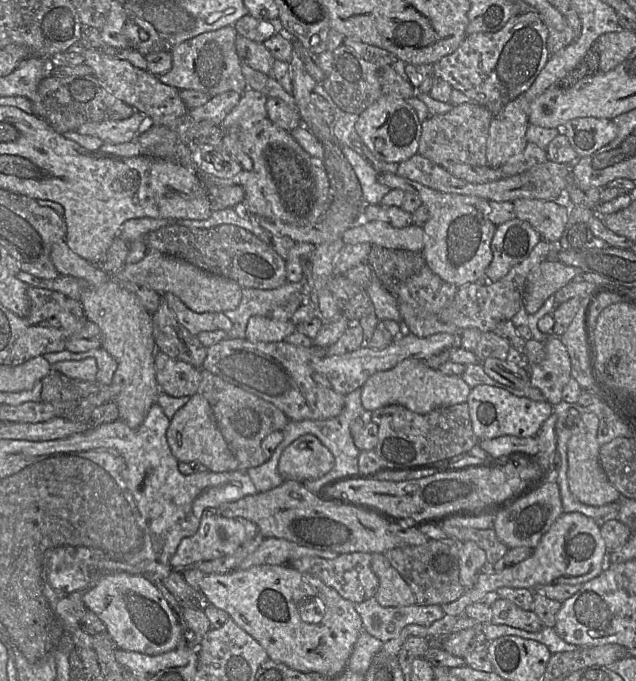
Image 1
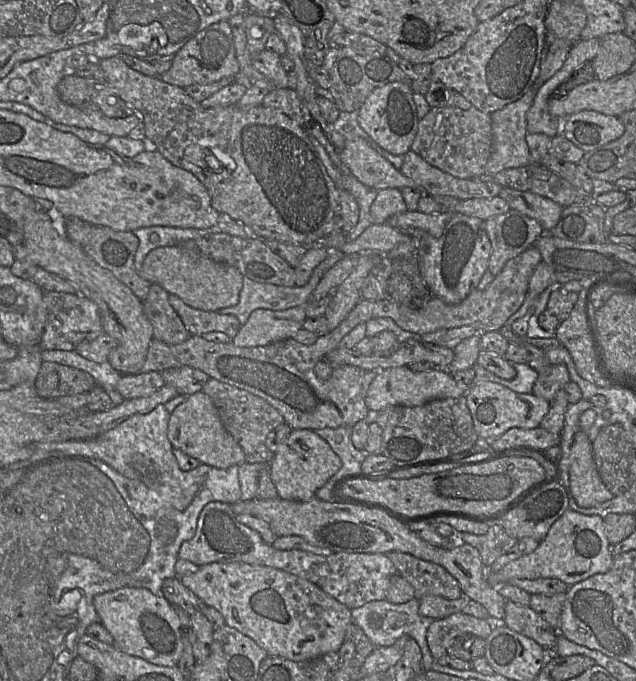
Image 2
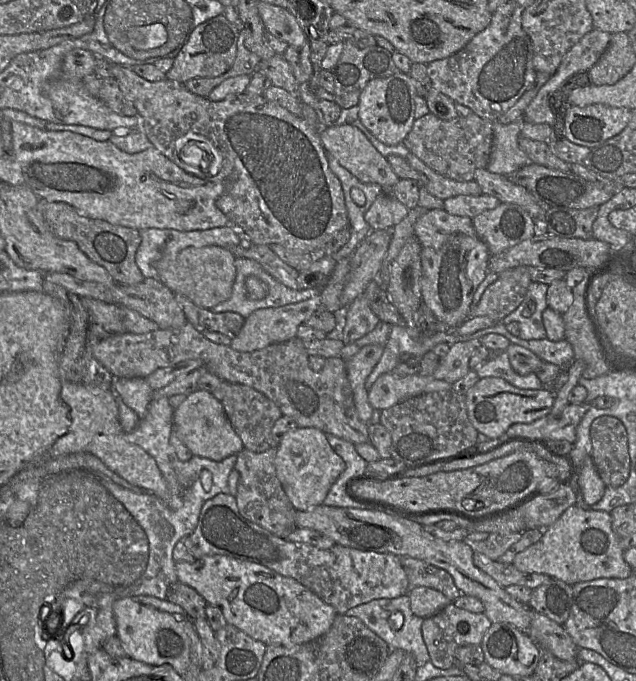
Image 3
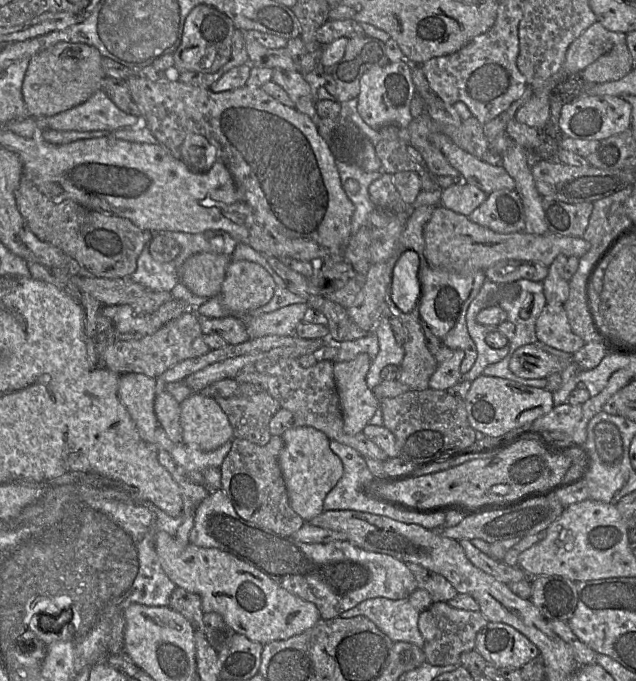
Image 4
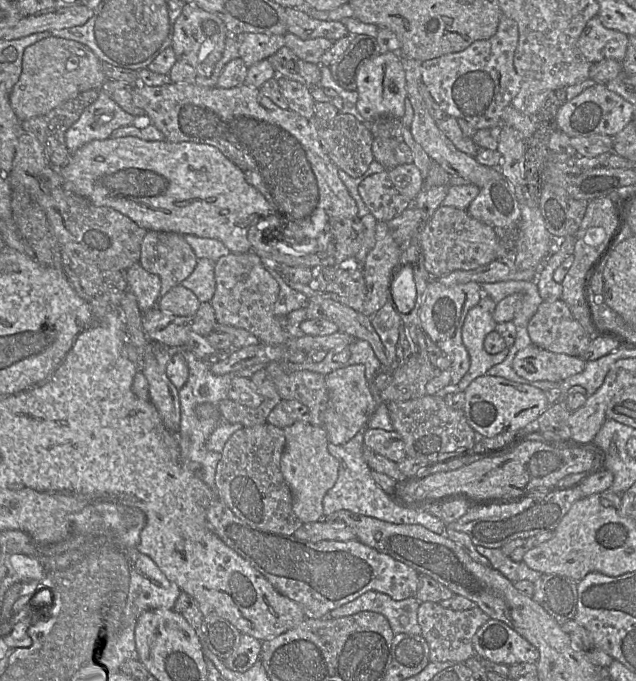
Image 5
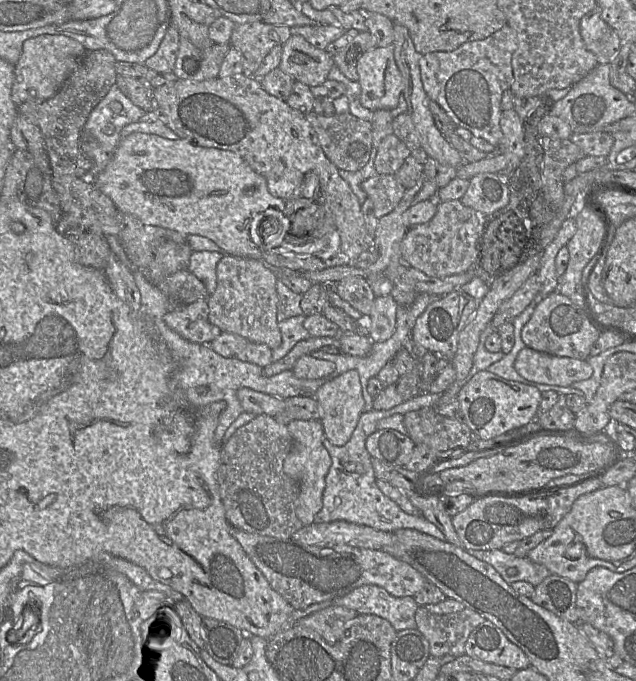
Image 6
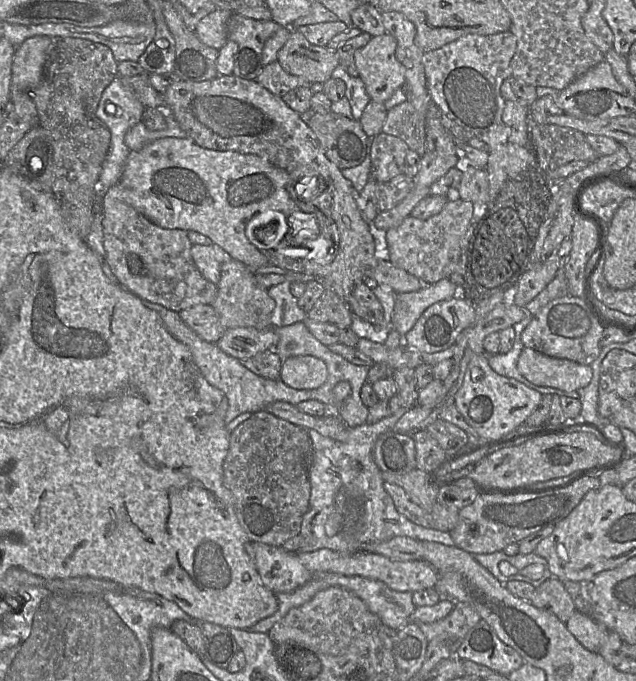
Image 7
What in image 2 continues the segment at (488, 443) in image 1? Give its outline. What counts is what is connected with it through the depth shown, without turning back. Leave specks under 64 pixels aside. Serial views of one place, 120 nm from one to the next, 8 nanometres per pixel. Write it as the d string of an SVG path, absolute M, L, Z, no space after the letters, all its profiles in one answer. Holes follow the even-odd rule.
M538 426L532 429L511 428L494 440L490 440L491 454L499 454L513 449L546 451L559 445L560 434L555 434Z

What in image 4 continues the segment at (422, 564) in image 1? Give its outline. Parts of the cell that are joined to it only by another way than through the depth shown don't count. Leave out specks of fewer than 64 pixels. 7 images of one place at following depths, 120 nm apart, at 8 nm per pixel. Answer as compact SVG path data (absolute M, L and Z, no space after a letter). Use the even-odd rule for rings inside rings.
M406 563L406 565L416 579L417 588L429 592L433 603L448 602L458 594L457 590L444 576L415 563Z

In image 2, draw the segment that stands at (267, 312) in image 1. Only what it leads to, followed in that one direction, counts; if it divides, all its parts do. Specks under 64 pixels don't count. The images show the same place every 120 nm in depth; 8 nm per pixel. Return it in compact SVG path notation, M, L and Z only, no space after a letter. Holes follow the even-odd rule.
M330 250L328 257L314 269L309 281L301 287L260 283L243 276L243 286L238 304L221 308L217 312L222 315L236 316L242 326L247 322L251 312L256 309L281 311L303 305L310 300L312 292L325 273L343 256L344 254L339 250Z

